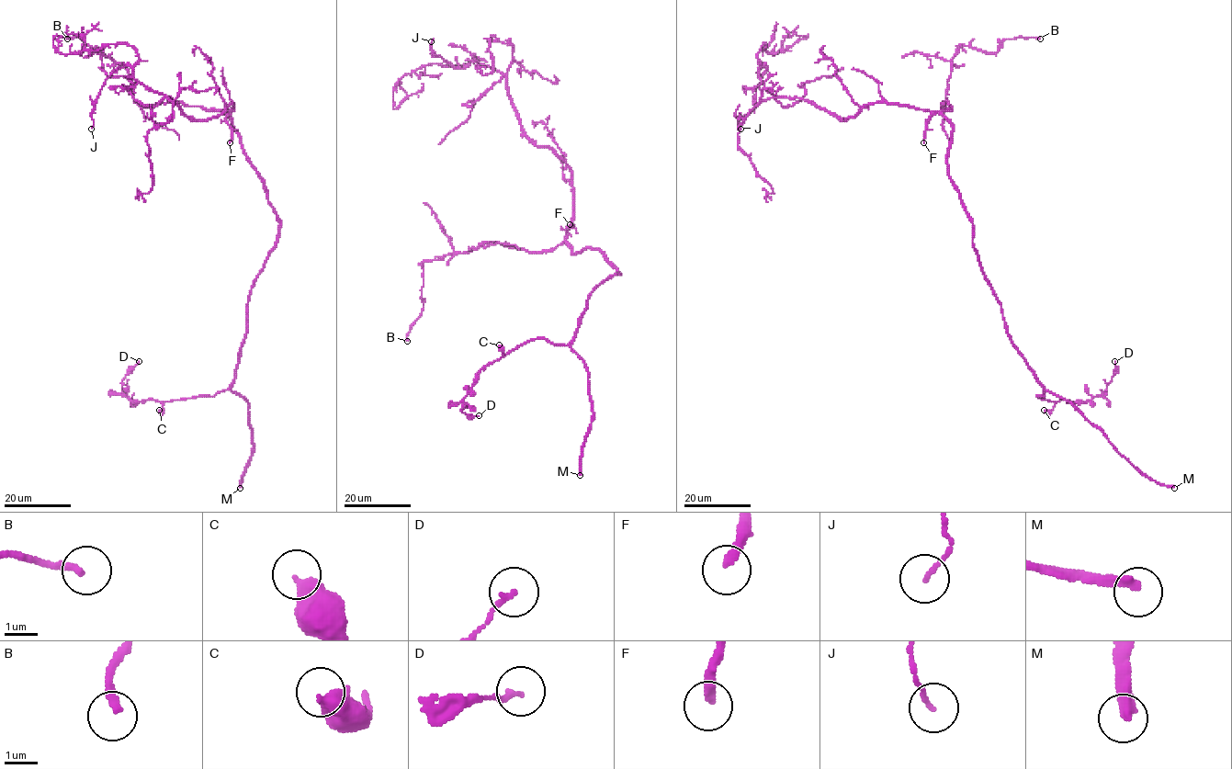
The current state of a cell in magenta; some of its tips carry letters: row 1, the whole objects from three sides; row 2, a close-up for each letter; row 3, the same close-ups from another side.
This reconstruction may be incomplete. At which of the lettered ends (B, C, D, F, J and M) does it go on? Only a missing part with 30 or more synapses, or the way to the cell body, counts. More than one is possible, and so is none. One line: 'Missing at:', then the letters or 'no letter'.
Missing at: B, F, M

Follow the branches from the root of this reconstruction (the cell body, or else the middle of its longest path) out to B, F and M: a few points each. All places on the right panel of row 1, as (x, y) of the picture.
B: (950, 141), (941, 110), (951, 107), (941, 106), (959, 46), (996, 52), (1005, 39), (1040, 39)
F: (950, 141), (951, 124), (934, 112), (927, 123), (923, 142)
M: (950, 141), (948, 176), (972, 221), (973, 246), (1013, 345), (1046, 390), (1070, 401), (1140, 470), (1174, 488)

